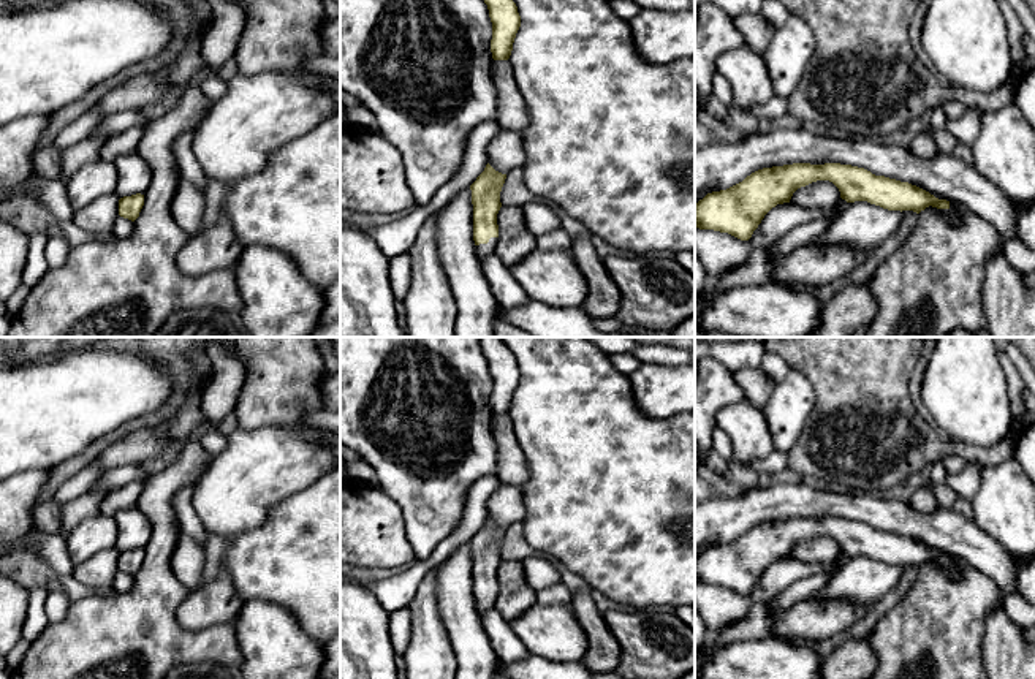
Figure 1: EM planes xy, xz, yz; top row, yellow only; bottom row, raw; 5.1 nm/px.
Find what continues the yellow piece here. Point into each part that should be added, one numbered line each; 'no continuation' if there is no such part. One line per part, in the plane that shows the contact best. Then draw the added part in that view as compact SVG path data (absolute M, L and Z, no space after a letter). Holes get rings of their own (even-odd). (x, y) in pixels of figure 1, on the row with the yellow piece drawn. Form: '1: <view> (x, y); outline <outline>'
1: xz (483, 250); outline M491 237L487 244L476 245L476 258L483 266L486 256L495 250L499 237Z

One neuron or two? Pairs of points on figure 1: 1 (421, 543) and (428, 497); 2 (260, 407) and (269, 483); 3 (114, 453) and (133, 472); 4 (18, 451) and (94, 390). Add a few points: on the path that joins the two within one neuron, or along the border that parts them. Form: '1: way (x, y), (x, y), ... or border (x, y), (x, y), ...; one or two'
1: way (424, 532), (428, 508); one
2: border (239, 426), (299, 429); two
3: border (140, 462), (108, 469); two
4: way (37, 432), (67, 402), (75, 399); one

